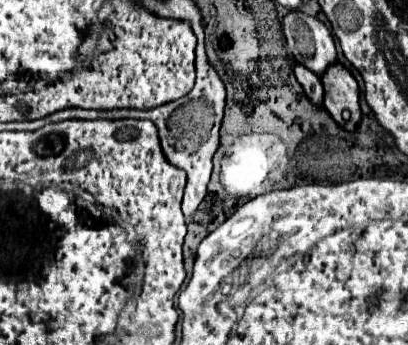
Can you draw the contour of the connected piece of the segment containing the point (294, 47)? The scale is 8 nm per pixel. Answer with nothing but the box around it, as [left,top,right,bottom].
[283,11,337,75]

